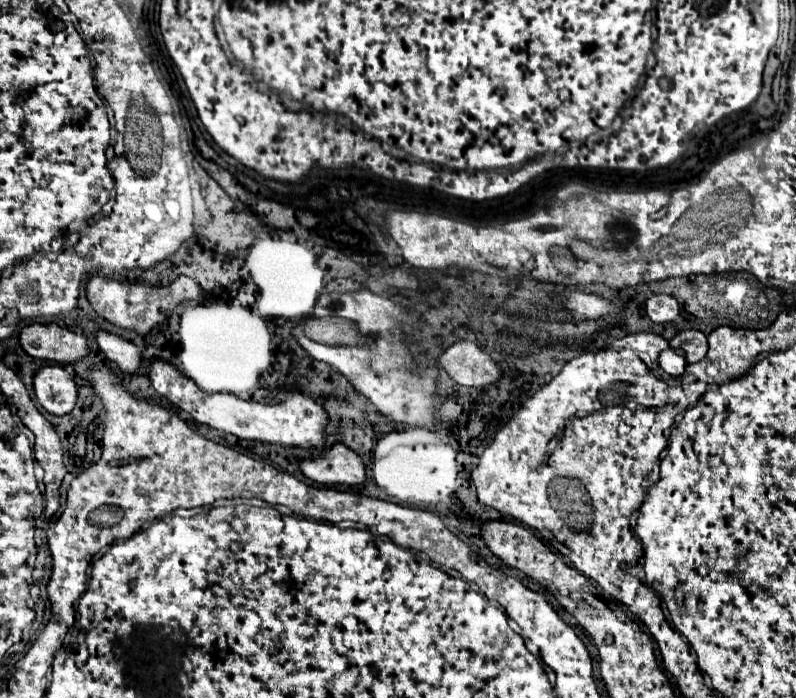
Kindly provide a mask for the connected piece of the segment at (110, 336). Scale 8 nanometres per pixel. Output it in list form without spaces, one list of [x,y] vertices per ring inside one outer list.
[[[96,329],[96,343],[100,347],[100,351],[120,367],[122,373],[136,373],[142,365],[142,359],[140,359],[140,351],[136,349],[136,345],[132,345],[130,341],[122,339],[120,335],[114,335],[114,333],[108,333],[104,329]]]

